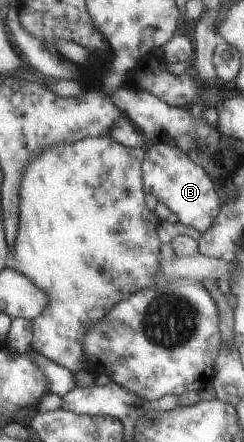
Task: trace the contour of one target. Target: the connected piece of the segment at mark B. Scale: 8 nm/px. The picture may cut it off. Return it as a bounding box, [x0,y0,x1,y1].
[141,143,221,233]

